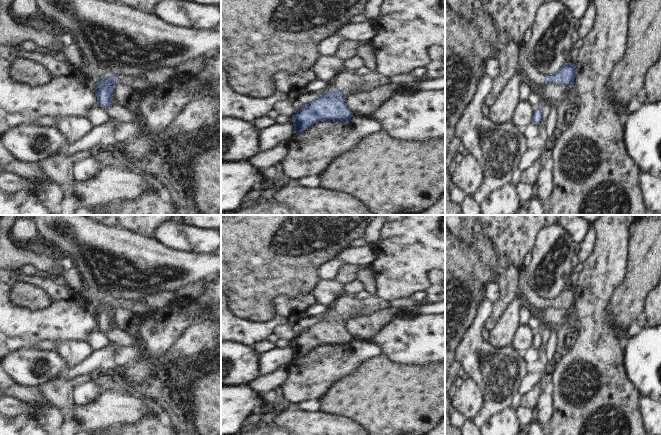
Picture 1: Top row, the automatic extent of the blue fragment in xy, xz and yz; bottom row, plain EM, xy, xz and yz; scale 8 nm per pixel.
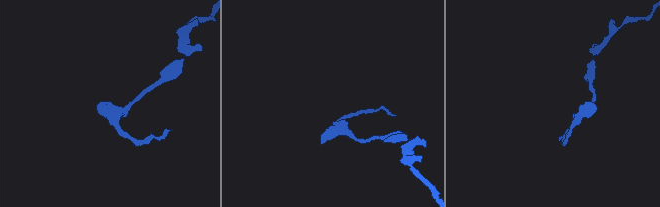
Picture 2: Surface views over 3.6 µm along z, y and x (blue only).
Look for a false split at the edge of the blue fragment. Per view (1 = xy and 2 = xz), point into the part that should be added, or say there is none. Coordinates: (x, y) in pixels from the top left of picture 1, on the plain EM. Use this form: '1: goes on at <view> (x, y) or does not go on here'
1: goes on at xy (139, 308)
2: goes on at xz (345, 306)

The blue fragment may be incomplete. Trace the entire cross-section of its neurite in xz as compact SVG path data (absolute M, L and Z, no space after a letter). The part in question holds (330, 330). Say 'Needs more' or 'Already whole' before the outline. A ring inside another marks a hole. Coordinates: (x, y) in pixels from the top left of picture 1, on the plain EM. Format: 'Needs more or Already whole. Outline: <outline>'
Needs more. Outline: M341 294L333 305L335 313L331 317L323 318L292 340L293 358L325 344L343 345L349 348L353 336L346 331L343 319L366 316L388 306L388 302L376 295L355 299Z

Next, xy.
Needs more. Outline: M111 299L108 301L101 301L101 308L94 309L98 327L101 331L105 331L114 327L112 322L112 313L116 306L131 310L134 313L136 320L141 319L154 310L154 308L149 307L142 300L135 301L133 299Z

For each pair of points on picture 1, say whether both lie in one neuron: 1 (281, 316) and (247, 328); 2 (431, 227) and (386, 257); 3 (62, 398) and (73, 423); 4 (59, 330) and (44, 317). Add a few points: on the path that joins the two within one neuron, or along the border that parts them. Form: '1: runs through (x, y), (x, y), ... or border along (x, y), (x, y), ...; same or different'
1: runs through (273, 322), (266, 328), (255, 328); same
2: runs through (420, 238), (400, 257), (397, 257); same
3: runs through (66, 404), (69, 417); same
4: runs through (55, 326), (48, 321); same

